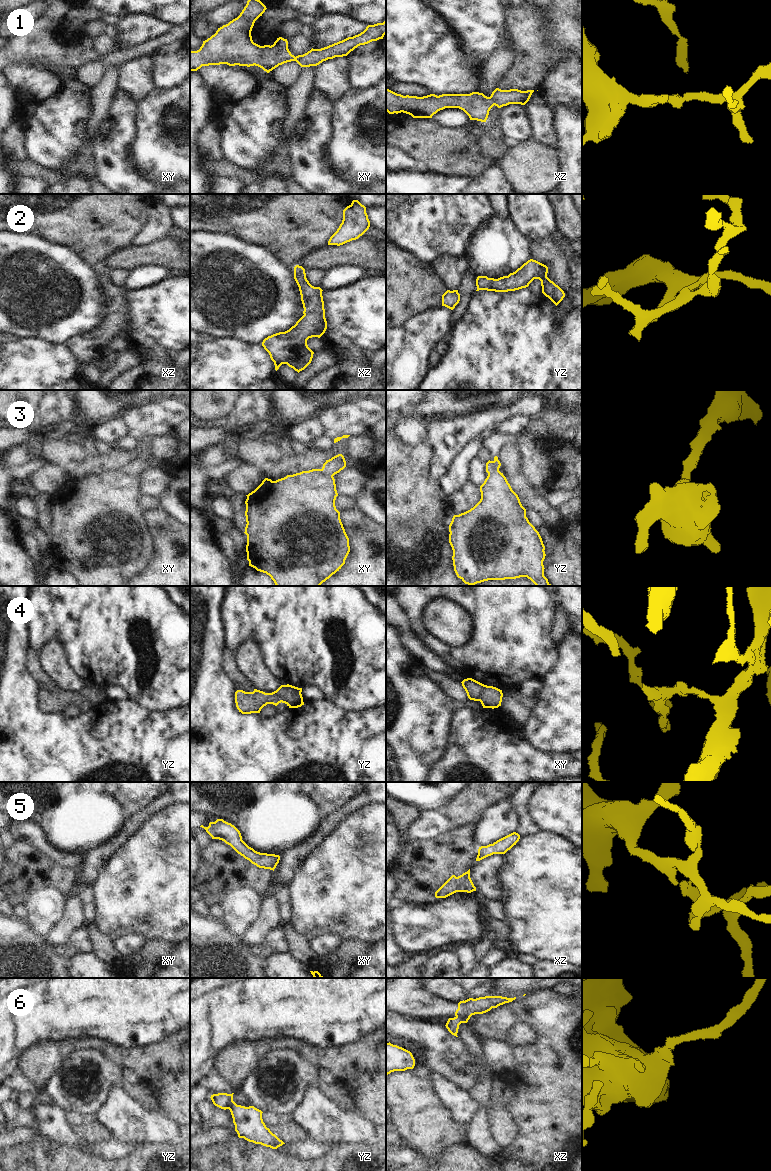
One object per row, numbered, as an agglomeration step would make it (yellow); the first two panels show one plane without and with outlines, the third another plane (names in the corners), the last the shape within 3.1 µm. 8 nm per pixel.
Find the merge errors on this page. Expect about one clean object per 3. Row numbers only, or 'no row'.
4, 6

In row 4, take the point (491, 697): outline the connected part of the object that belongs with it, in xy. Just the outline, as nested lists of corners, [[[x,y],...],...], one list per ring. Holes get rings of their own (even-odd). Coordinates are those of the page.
[[[485,685],[481,695],[480,695],[480,702],[483,708],[498,708],[501,706],[503,693],[502,690]]]

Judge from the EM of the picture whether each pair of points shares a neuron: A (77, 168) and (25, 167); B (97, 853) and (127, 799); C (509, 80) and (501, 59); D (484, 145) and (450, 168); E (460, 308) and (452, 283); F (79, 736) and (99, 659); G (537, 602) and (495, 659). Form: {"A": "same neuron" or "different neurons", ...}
{"A": "same neuron", "B": "different neurons", "C": "different neurons", "D": "different neurons", "E": "different neurons", "F": "different neurons", "G": "same neuron"}

